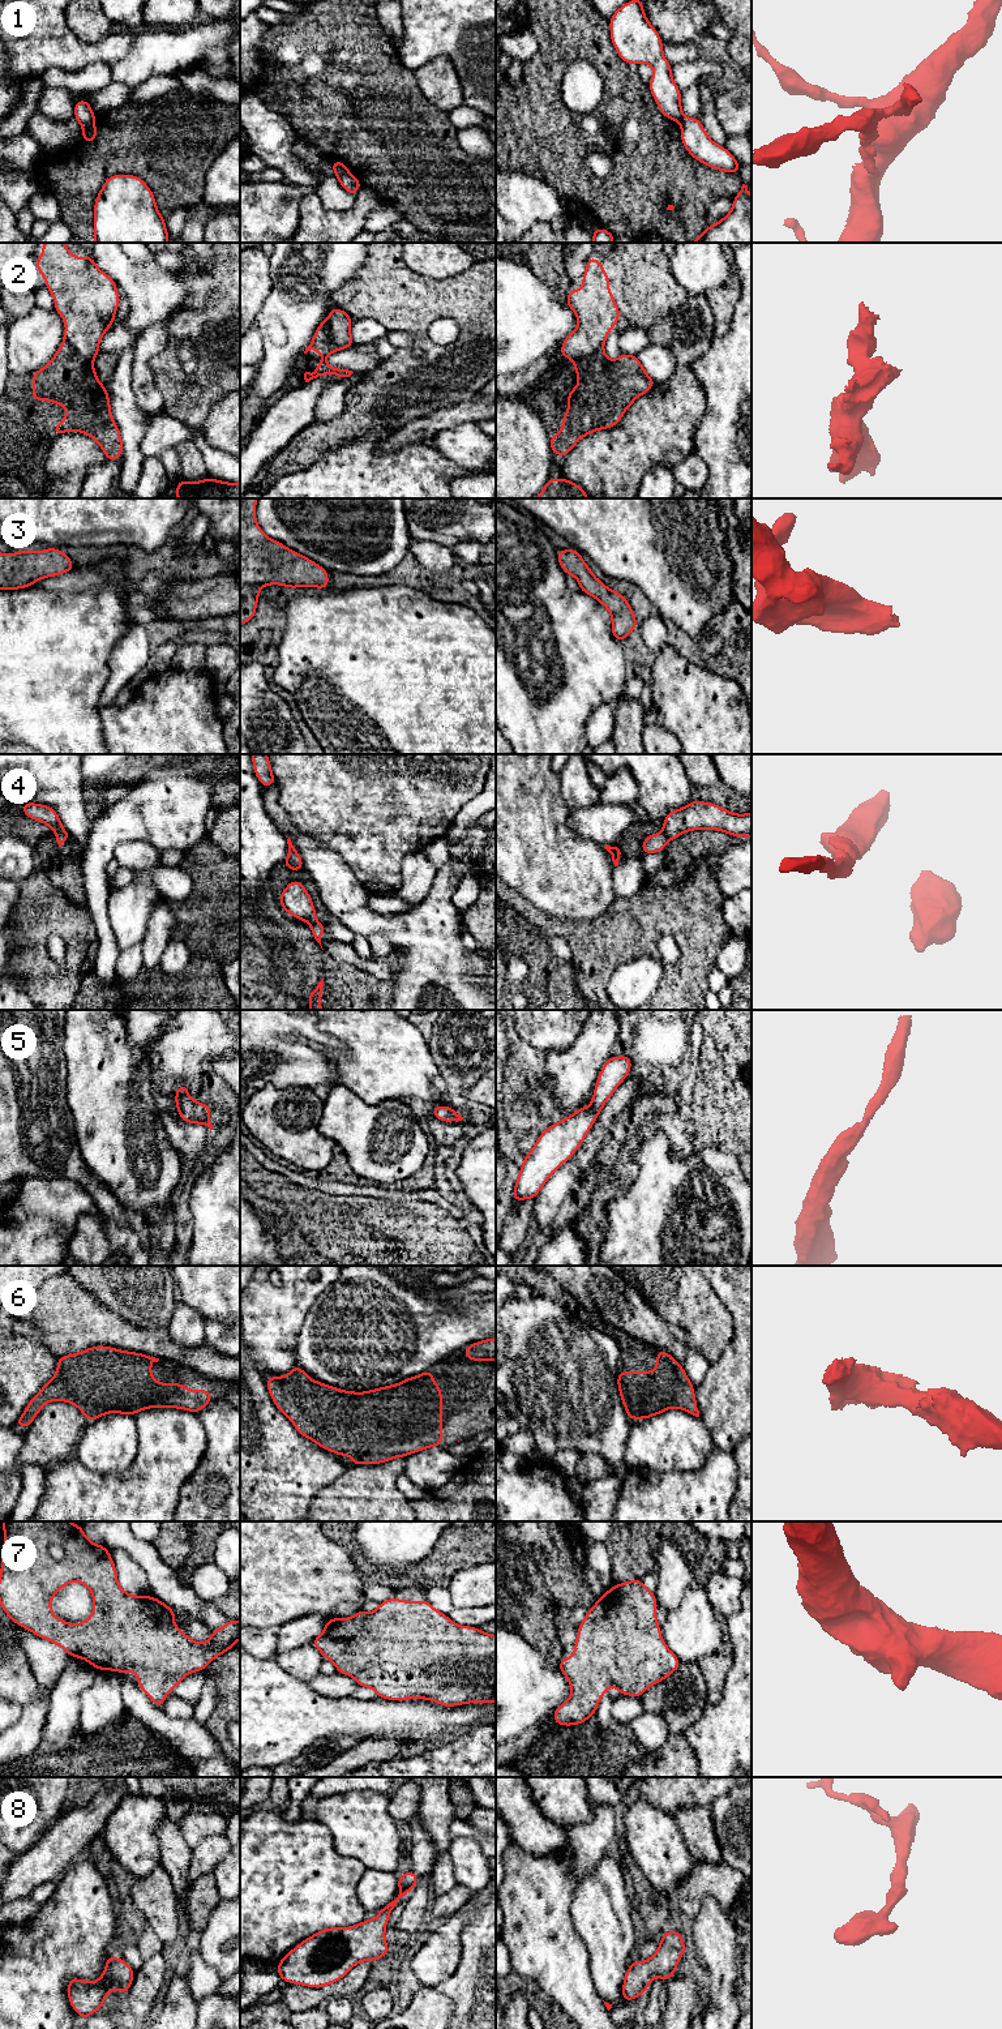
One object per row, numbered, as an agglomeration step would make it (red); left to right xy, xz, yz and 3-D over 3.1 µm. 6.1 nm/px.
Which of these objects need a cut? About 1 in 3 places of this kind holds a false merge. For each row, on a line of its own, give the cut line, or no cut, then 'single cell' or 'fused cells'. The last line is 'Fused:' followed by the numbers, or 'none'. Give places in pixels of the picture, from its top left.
1: cut in xy along (94, 119), (82, 125); fused cells
2: cut in xz along (328, 320), (330, 338), (339, 349); fused cells
3: no cut; single cell
4: no cut; single cell
5: no cut; single cell
6: no cut; single cell
7: no cut; single cell
8: no cut; single cell
Fused: 1, 2

